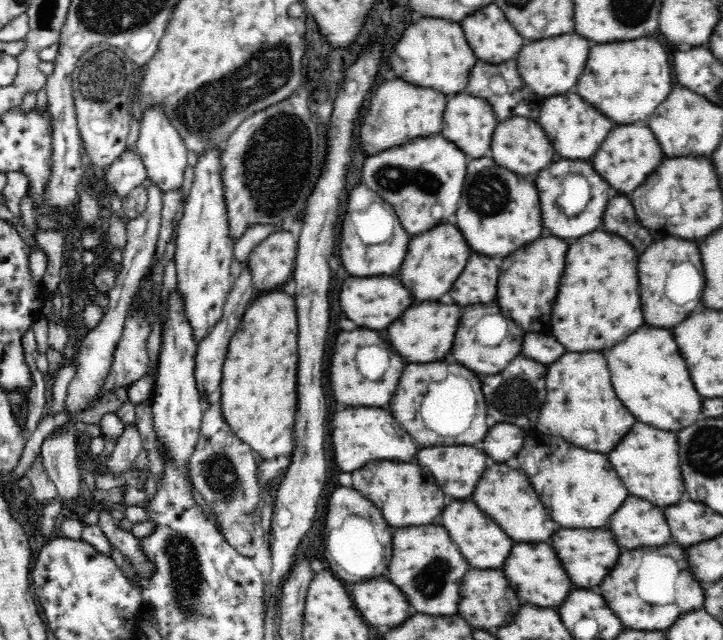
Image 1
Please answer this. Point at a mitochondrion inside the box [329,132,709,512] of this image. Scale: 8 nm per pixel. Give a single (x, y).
(422, 179)

